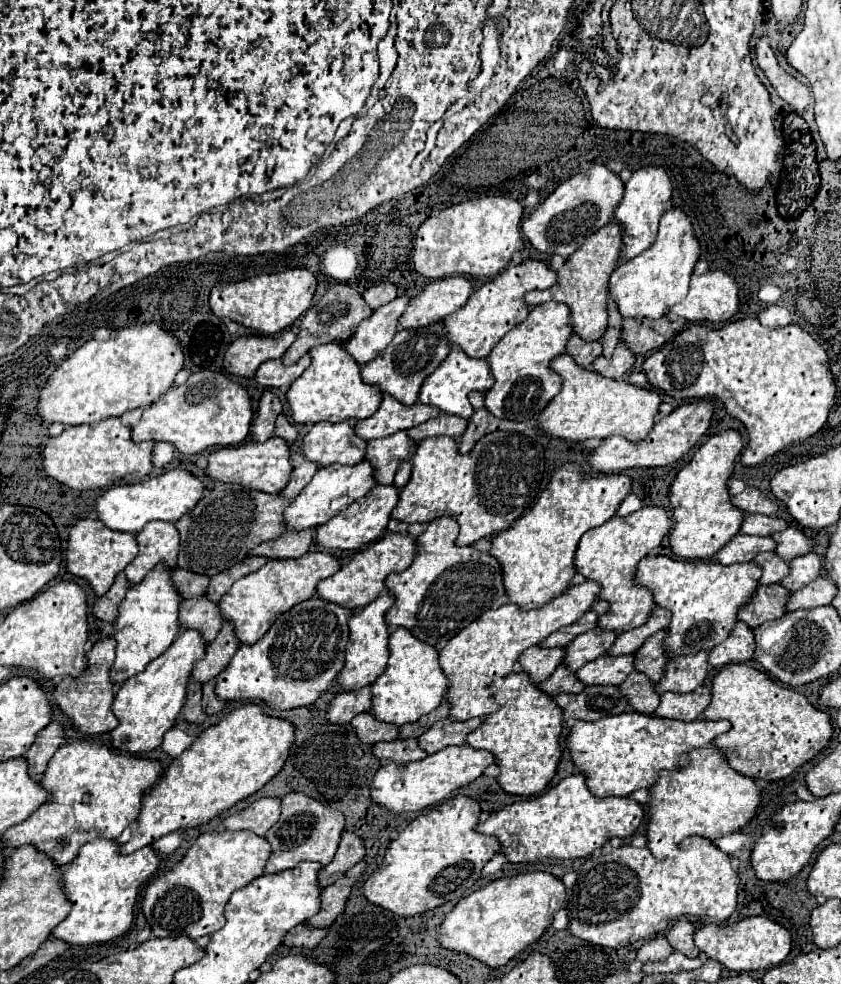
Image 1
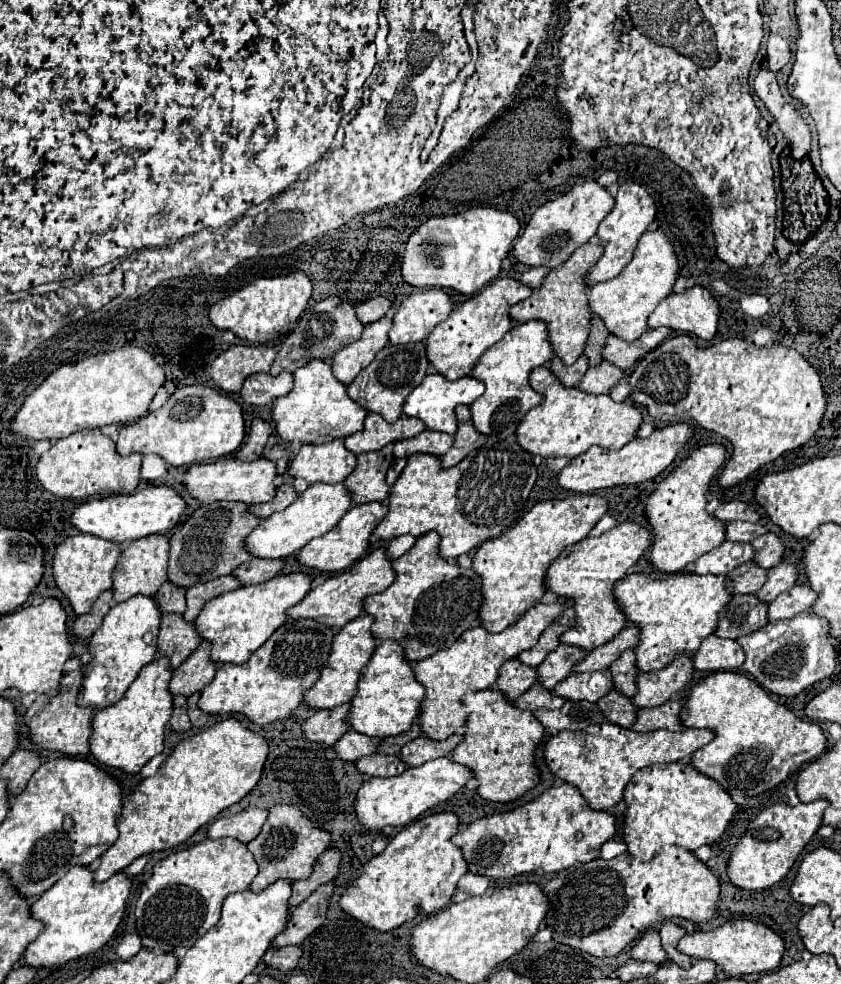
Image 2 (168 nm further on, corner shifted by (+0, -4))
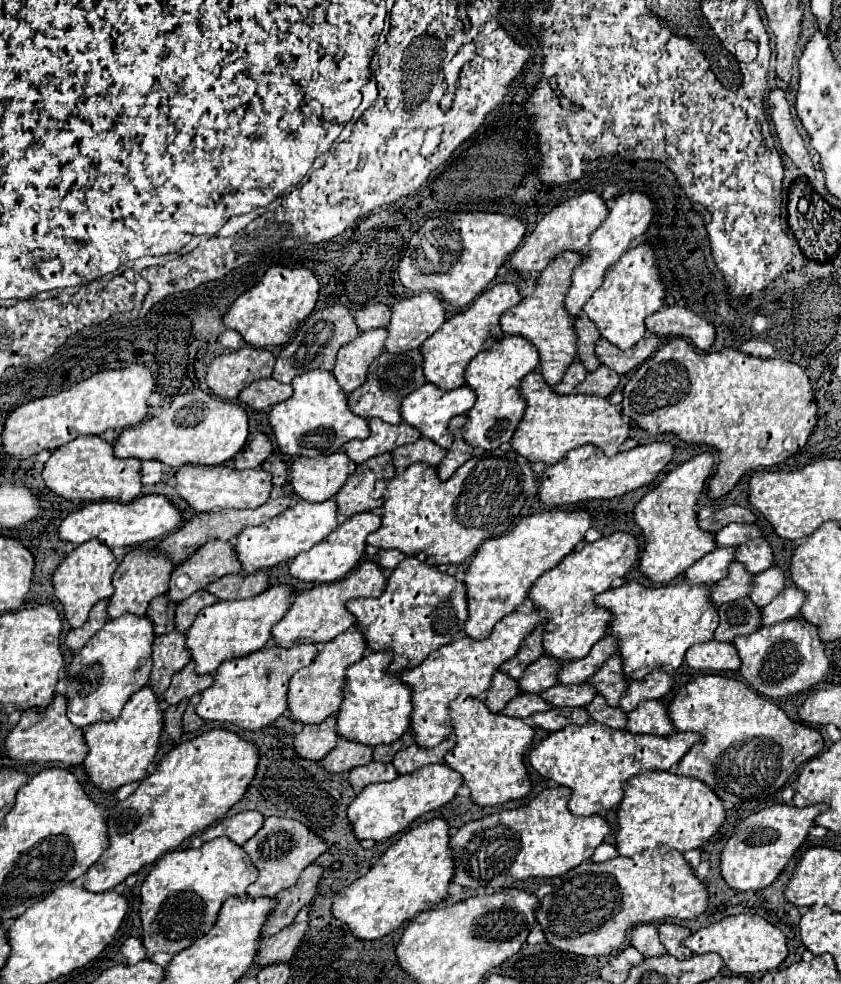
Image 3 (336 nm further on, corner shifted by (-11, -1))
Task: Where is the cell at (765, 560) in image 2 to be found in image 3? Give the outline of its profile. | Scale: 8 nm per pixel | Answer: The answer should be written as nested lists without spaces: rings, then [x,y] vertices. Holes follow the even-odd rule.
[[[753,538],[737,548],[735,560],[745,564],[747,572],[759,574],[773,564],[773,550],[765,538]]]

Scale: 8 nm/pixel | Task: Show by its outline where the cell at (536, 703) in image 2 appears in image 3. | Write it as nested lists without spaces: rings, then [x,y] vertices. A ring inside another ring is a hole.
[[[517,694],[505,708],[503,714],[511,716],[511,718],[527,718],[535,712],[541,710],[551,710],[553,706],[549,706],[545,700],[541,700],[539,694]]]

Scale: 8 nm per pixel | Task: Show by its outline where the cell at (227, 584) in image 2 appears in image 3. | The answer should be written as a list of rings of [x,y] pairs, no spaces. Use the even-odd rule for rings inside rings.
[[[199,590],[193,596],[189,596],[187,600],[183,600],[181,604],[177,604],[177,608],[175,608],[175,630],[187,632],[189,626],[193,624],[195,616],[197,616],[197,612],[205,606],[215,604],[215,602],[217,602],[217,598],[213,594],[207,594],[205,590]]]

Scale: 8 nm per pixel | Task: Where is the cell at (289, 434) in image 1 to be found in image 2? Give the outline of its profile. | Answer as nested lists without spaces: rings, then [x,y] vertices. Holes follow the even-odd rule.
[[[272,435],[266,443],[266,449],[262,453],[266,459],[272,459],[276,461],[276,467],[278,467],[278,473],[284,473],[286,467],[288,467],[288,451],[284,449],[284,445],[278,441],[276,435]]]

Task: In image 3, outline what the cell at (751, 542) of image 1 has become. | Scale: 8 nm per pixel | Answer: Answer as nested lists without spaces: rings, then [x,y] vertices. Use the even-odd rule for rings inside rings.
[[[715,548],[713,552],[705,554],[697,560],[691,568],[685,570],[685,582],[689,584],[715,584],[727,574],[729,564],[733,562],[735,548]]]

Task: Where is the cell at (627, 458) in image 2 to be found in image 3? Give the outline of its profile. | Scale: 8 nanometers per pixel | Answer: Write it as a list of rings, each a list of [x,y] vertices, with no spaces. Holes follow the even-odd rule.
[[[651,442],[651,444],[635,446],[633,450],[621,452],[613,458],[603,456],[603,452],[597,450],[595,446],[575,448],[569,454],[565,454],[563,460],[543,470],[537,498],[543,506],[557,508],[585,500],[609,500],[615,496],[623,496],[631,490],[651,484],[653,478],[671,462],[673,452],[675,448],[669,442]]]

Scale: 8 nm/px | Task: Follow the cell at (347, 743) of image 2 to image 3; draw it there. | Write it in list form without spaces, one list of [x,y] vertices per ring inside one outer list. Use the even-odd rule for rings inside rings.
[[[341,740],[323,760],[321,766],[327,772],[349,772],[357,766],[365,766],[371,762],[373,748],[365,744],[351,744],[349,740]]]

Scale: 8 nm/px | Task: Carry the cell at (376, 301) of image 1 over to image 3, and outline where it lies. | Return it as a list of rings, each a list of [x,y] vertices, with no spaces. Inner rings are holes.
[[[371,304],[355,312],[355,324],[361,332],[373,328],[385,328],[391,320],[391,310],[385,304]]]

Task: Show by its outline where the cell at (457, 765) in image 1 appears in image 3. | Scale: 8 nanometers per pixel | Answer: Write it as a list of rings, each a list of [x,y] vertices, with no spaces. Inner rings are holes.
[[[443,762],[419,768],[413,774],[397,776],[391,782],[369,784],[357,794],[357,798],[347,808],[347,818],[353,828],[353,834],[357,840],[383,842],[383,840],[395,836],[397,832],[403,832],[413,820],[417,820],[425,812],[437,810],[443,804],[447,804],[449,800],[453,800],[457,788],[461,784],[463,784],[461,774],[457,774]]]

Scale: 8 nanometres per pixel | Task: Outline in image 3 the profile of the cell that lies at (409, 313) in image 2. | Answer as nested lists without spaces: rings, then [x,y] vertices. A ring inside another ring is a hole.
[[[423,292],[423,294],[417,294],[413,298],[393,304],[391,306],[391,322],[387,326],[389,336],[385,340],[385,352],[401,354],[401,352],[409,352],[409,350],[417,350],[425,338],[429,338],[435,330],[441,328],[443,322],[445,322],[445,310],[441,306],[441,300],[429,292]]]

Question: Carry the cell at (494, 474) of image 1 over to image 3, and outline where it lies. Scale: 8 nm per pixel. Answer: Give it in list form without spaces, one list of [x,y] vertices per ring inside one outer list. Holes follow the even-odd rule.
[[[507,452],[505,456],[475,456],[467,460],[463,466],[457,468],[457,472],[447,480],[441,482],[437,478],[437,470],[427,464],[413,464],[403,474],[395,476],[391,480],[378,480],[371,494],[374,499],[383,498],[383,512],[381,512],[381,526],[367,536],[367,544],[389,550],[395,548],[403,552],[405,556],[417,556],[423,552],[427,560],[433,566],[441,564],[461,564],[465,558],[469,558],[481,542],[505,534],[511,526],[511,522],[517,522],[521,518],[521,510],[525,508],[525,502],[537,494],[535,486],[535,474],[531,470],[531,462],[515,456],[515,452]]]

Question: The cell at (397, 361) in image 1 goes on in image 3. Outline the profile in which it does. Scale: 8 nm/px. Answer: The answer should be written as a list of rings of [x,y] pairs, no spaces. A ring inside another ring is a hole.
[[[411,350],[405,354],[385,354],[383,352],[371,364],[371,370],[369,370],[371,374],[367,374],[367,382],[349,394],[347,404],[349,404],[351,412],[355,412],[357,416],[361,416],[365,420],[381,418],[387,424],[399,424],[401,422],[401,412],[399,412],[401,400],[425,384],[421,362],[423,360],[421,360],[419,350]]]

